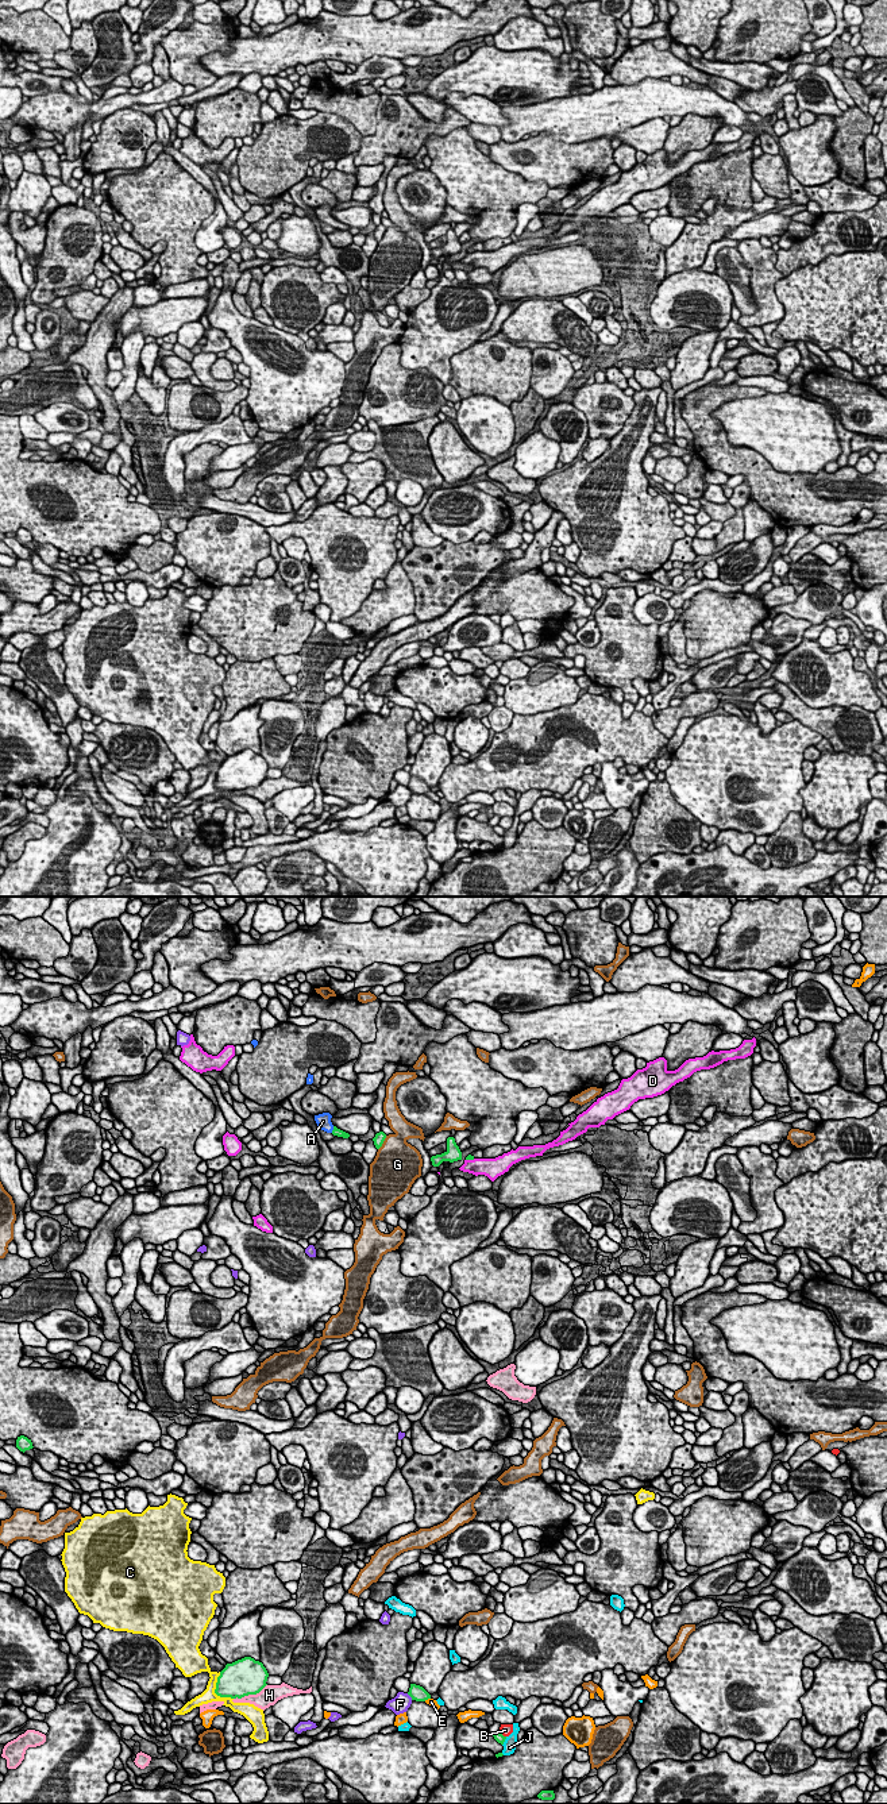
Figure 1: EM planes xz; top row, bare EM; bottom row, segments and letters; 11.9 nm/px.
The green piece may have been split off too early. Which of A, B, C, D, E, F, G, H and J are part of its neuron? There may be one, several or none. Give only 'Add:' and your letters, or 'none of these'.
Add: A

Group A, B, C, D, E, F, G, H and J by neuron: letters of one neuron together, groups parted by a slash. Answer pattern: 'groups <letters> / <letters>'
groups A / B / C / D / E / F / G / H / J

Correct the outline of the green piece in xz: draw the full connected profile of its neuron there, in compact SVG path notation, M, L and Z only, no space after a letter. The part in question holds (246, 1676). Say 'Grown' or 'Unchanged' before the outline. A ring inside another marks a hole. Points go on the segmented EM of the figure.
Unchanged. M244 1657L225 1665L217 1677L215 1693L231 1699L257 1695L267 1685L267 1677L262 1662Z

